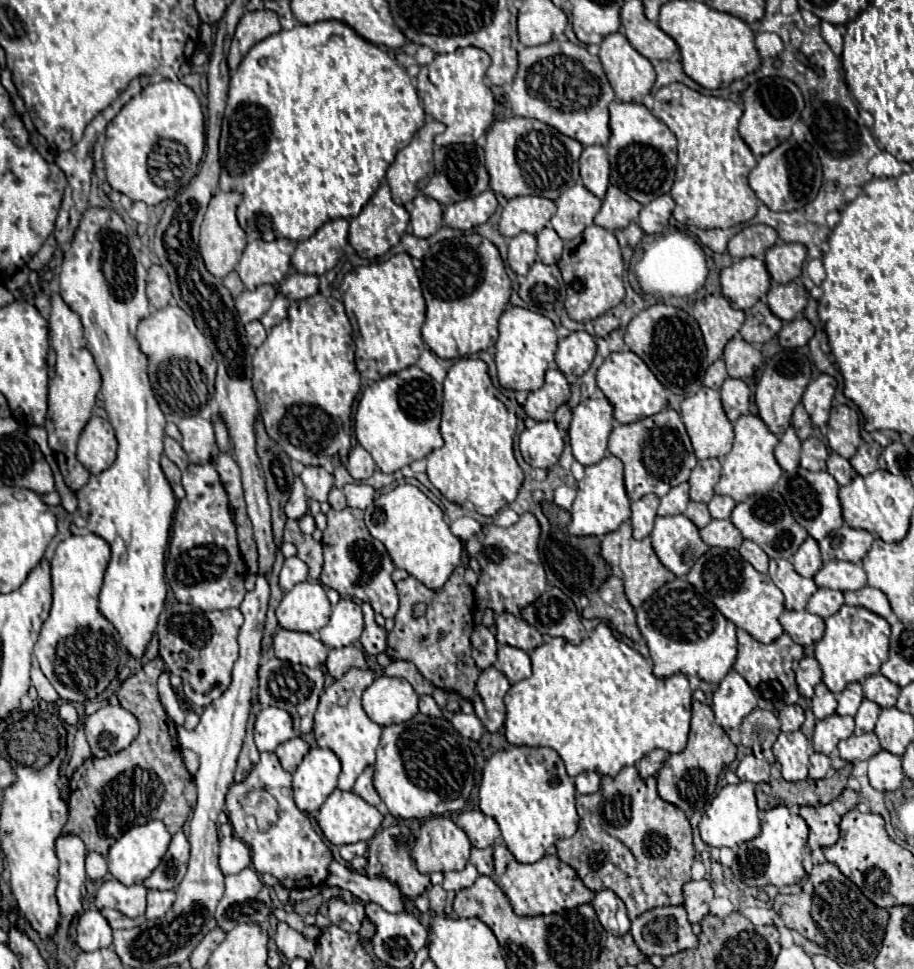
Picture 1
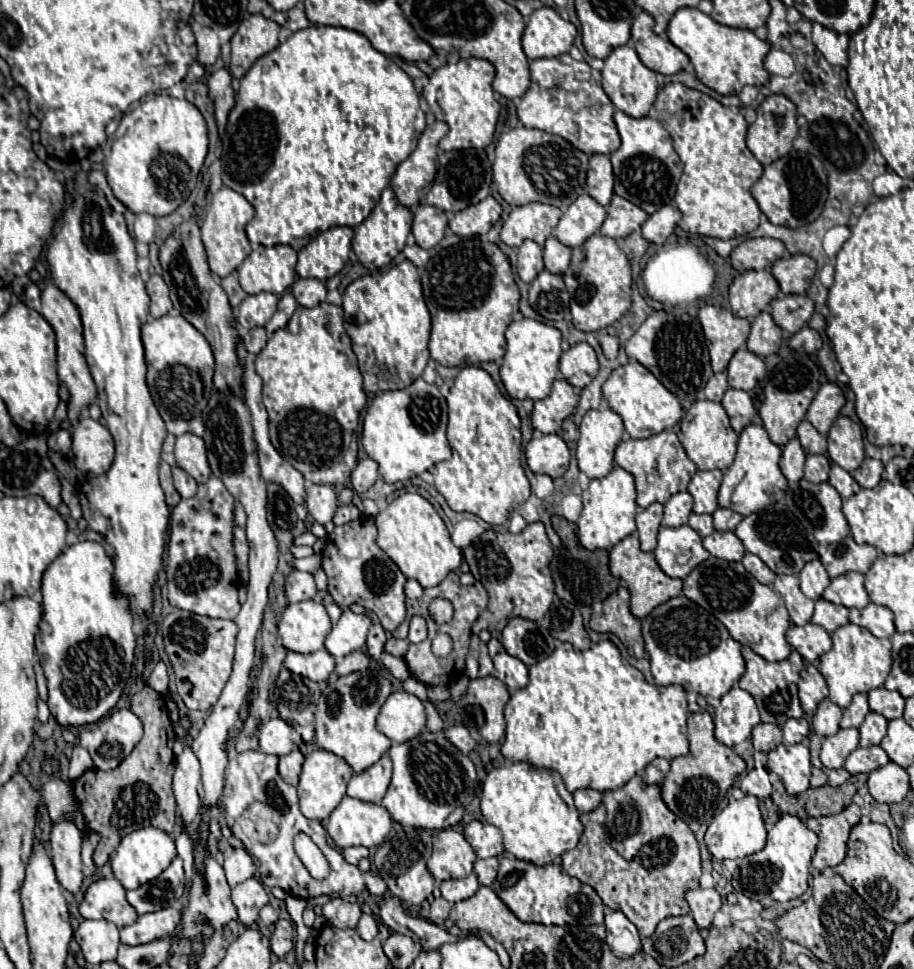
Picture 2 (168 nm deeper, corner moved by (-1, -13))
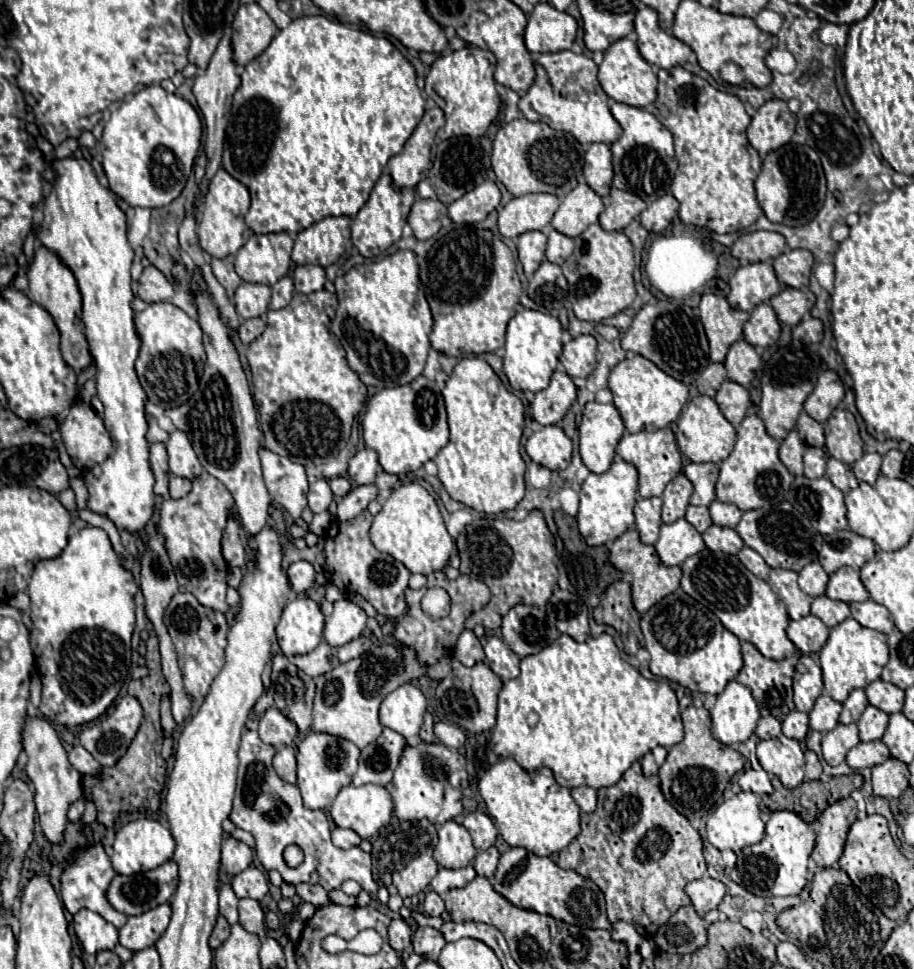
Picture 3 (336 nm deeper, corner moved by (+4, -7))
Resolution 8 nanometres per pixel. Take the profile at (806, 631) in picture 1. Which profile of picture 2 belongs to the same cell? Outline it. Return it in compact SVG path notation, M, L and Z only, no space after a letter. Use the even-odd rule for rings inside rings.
M816 624L792 626L786 634L786 640L798 650L798 654L806 662L818 660L832 646L832 640L830 640L828 632L822 630L822 626L816 626Z

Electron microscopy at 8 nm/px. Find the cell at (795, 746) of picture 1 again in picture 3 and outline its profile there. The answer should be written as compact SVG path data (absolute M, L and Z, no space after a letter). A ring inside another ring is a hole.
M777 736L771 740L761 740L757 744L757 758L761 766L775 774L785 788L797 788L803 782L803 750L797 740L787 736Z

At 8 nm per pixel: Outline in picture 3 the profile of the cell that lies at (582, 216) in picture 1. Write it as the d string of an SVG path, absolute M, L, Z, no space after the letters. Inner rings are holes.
M579 184L565 196L561 206L553 216L553 228L569 238L579 236L589 224L597 222L599 214L603 212L601 198L587 186Z

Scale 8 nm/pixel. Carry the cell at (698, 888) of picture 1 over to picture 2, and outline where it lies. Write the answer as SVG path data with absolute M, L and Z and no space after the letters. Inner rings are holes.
M704 888L688 890L686 900L690 904L690 910L692 910L692 916L698 924L698 928L708 928L712 924L712 916L722 906L722 896L714 888L710 888L710 890L704 890Z

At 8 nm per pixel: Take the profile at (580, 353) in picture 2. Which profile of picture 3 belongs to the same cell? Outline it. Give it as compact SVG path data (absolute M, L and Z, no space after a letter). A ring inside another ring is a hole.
M577 336L569 344L563 346L559 362L563 364L565 372L575 378L575 376L589 376L595 370L595 352L597 352L597 342L593 336Z

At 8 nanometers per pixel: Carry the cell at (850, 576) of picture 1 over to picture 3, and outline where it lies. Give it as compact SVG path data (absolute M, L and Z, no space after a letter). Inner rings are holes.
M839 568L835 574L829 576L829 584L827 584L827 592L829 598L833 600L841 600L841 602L861 602L869 598L869 592L865 590L865 586L859 580L859 572L855 568Z

